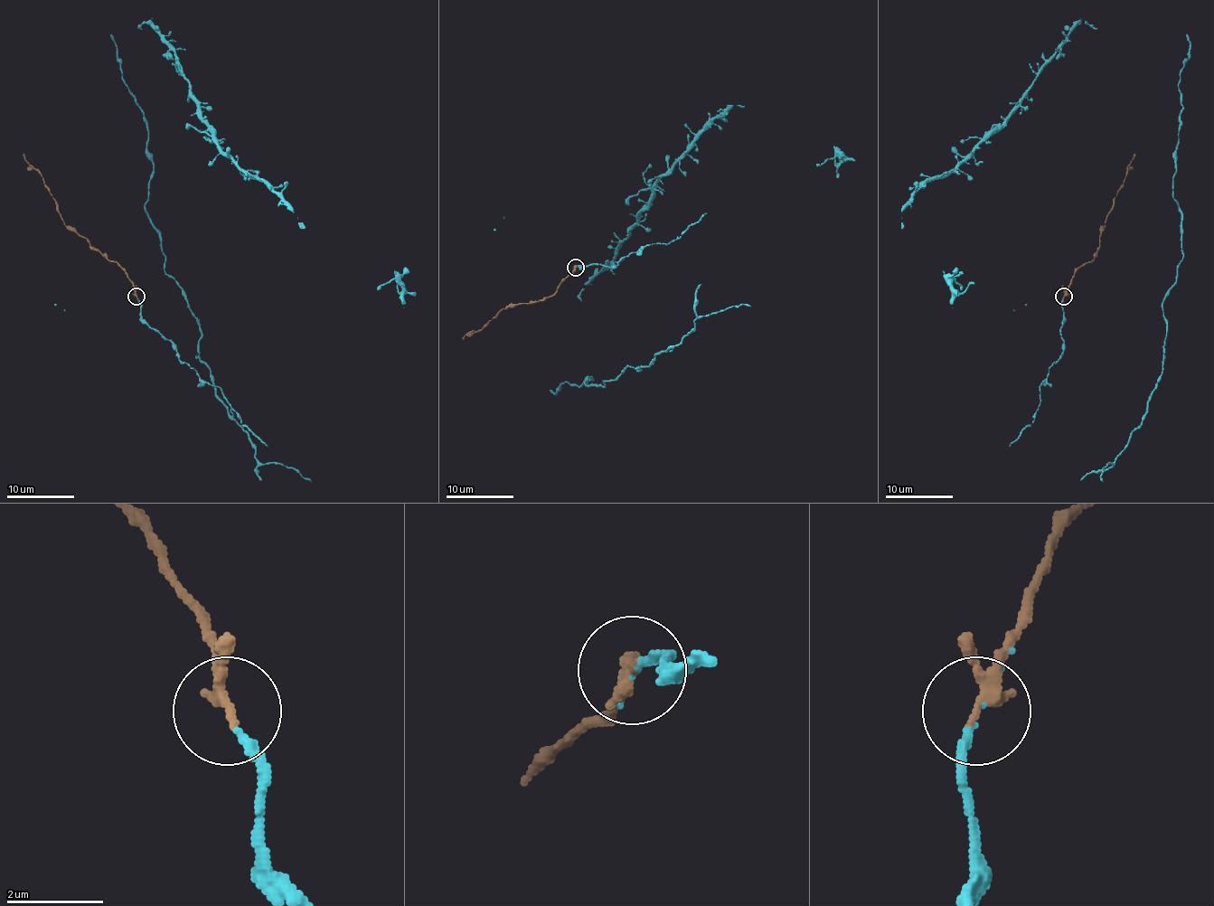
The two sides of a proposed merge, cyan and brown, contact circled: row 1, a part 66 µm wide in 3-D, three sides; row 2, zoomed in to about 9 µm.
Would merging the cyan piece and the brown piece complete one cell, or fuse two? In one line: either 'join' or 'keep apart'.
join

